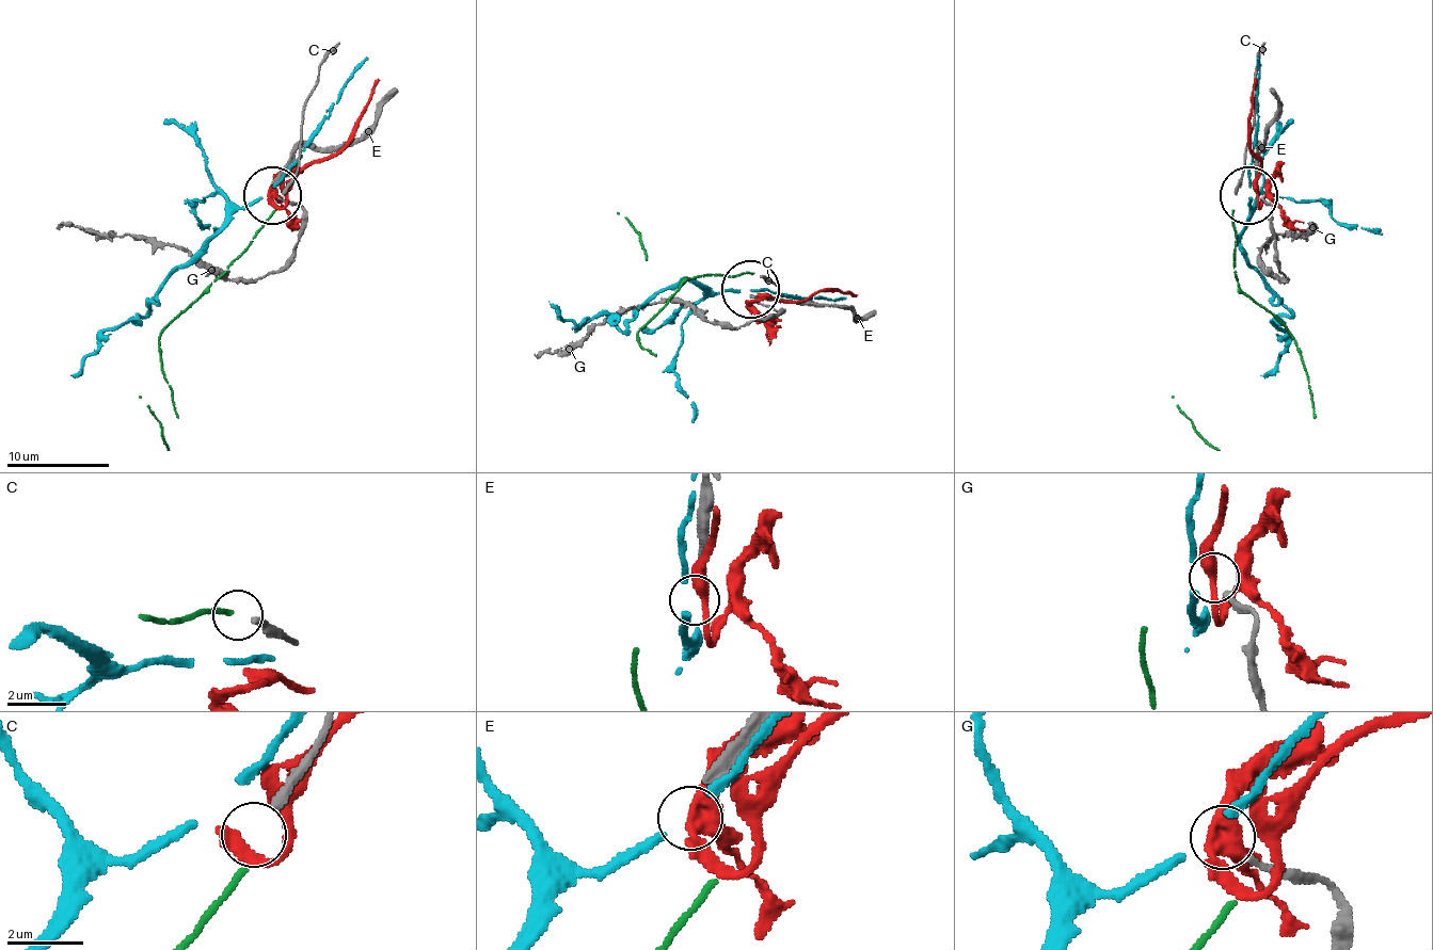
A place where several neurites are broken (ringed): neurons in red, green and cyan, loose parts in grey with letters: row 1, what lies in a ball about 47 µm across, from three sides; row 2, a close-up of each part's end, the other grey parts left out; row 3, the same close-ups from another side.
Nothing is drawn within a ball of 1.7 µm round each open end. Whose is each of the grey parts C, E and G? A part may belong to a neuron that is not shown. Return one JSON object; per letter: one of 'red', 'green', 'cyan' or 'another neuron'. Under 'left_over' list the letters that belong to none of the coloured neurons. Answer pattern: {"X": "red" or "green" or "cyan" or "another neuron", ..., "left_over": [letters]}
{"C": "green", "E": "another neuron", "G": "cyan", "left_over": ["E"]}

